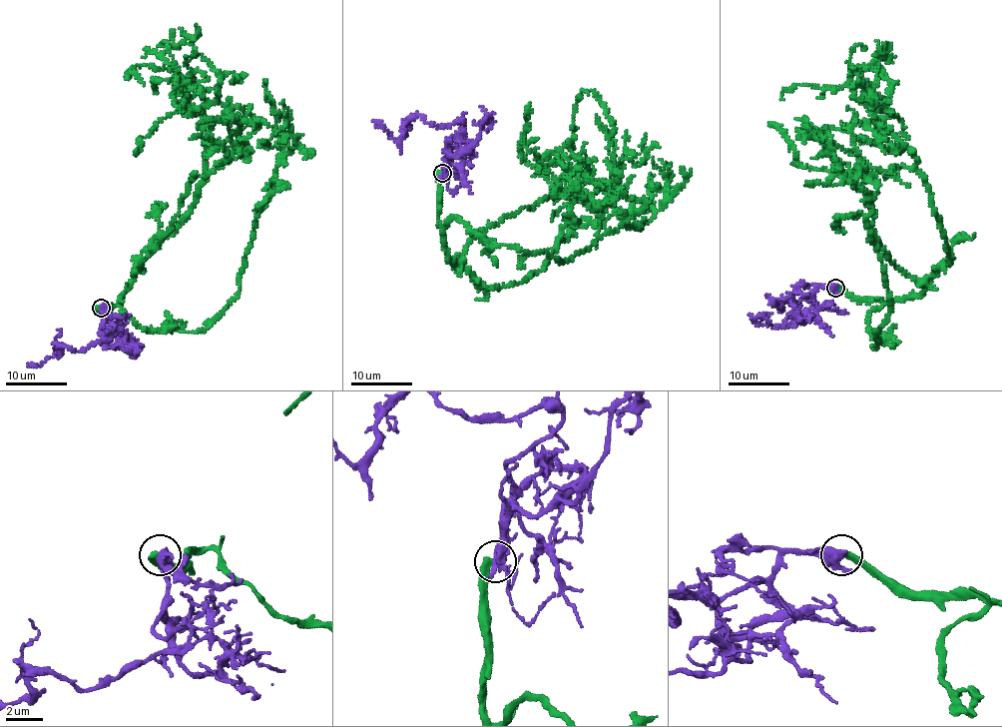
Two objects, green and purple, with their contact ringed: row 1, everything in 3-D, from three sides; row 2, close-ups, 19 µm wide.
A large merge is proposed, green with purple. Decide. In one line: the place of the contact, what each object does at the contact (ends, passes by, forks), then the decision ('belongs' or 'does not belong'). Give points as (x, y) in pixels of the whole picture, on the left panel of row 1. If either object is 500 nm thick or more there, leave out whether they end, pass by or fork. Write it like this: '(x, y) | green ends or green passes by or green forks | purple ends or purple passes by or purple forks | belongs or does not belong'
(101, 308) | does not belong

